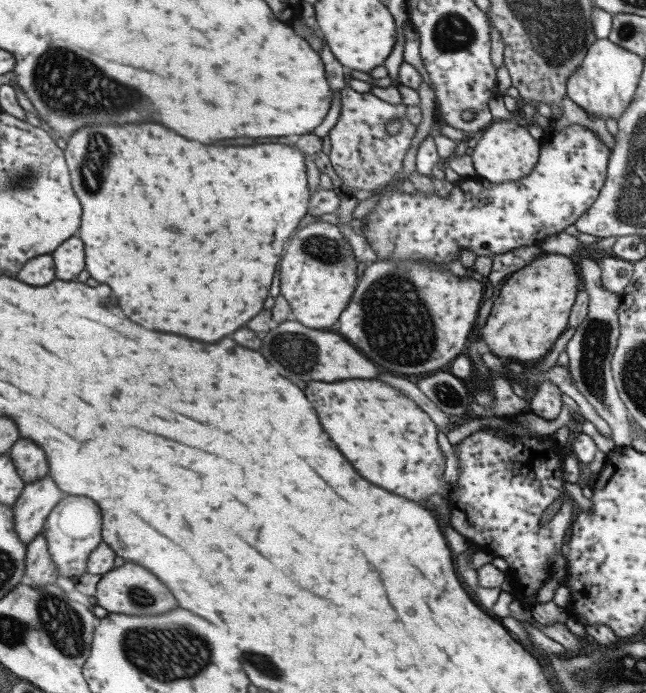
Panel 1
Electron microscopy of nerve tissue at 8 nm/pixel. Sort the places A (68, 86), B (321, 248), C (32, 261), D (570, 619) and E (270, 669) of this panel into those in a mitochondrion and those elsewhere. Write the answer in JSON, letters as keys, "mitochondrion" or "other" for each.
{"A":"mitochondrion","B":"mitochondrion","C":"other","D":"other","E":"mitochondrion"}

